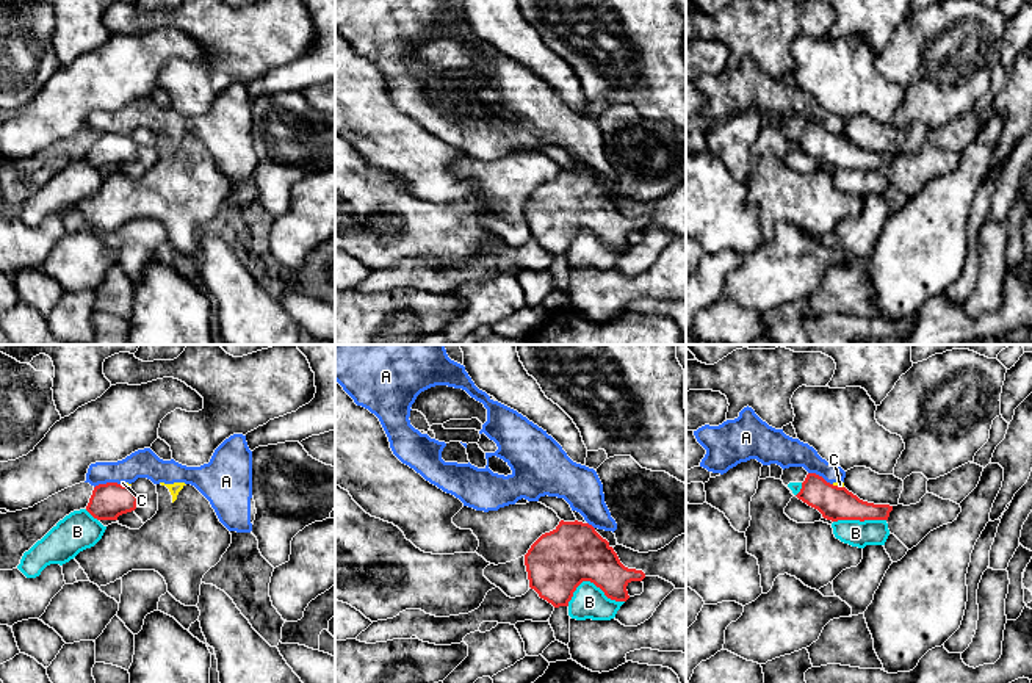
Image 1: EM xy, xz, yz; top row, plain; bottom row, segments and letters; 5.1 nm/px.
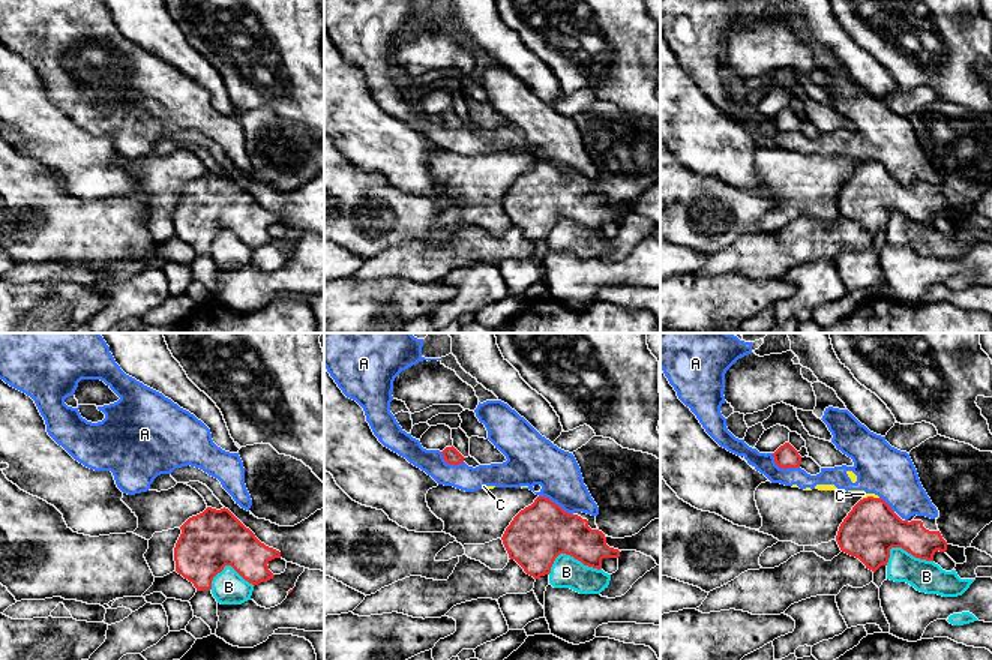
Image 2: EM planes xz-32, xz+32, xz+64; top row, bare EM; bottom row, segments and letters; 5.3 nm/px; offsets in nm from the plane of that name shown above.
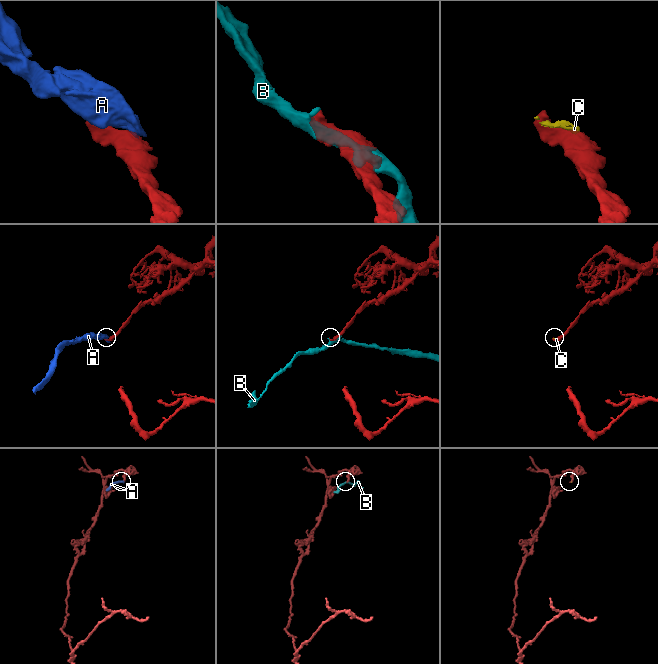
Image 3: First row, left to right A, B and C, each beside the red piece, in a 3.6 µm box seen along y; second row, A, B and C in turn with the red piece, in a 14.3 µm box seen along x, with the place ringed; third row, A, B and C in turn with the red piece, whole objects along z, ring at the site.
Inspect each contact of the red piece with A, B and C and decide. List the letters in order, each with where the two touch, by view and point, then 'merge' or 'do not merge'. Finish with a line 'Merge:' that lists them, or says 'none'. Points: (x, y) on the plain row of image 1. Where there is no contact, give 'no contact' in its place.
A: xy (107, 132) | do not merge
B: xz (591, 231) | do not merge
C: yz (837, 135) | do not merge
Merge: none

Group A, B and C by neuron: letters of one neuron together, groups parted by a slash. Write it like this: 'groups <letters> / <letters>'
groups A C / B

